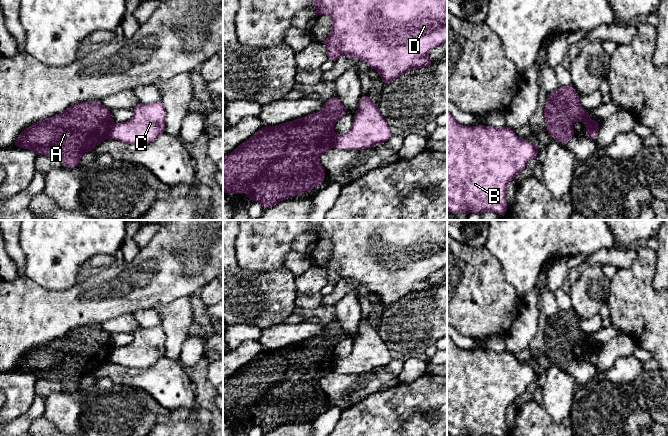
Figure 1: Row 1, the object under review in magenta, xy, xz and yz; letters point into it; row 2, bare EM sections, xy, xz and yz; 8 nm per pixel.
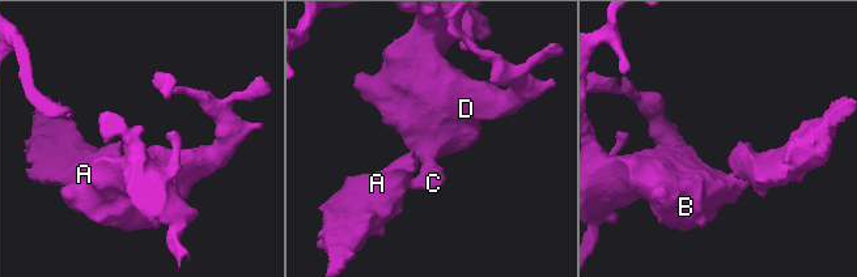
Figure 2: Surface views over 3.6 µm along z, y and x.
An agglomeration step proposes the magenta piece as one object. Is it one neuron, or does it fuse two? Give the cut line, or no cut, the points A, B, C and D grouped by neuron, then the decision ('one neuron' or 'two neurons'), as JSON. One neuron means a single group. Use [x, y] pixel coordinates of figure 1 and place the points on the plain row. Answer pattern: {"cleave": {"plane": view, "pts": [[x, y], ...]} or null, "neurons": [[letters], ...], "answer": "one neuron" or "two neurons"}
{"cleave": {"plane": "xy", "pts": [[114, 348], [107, 360]]}, "neurons": [["A"], ["B", "C", "D"]], "answer": "two neurons"}

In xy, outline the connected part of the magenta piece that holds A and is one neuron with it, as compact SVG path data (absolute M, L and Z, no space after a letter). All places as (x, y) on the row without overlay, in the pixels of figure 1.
M100 325L81 326L67 332L64 336L34 347L24 353L14 366L14 370L31 373L38 379L59 381L63 390L79 390L80 380L108 362L114 347L111 335Z

